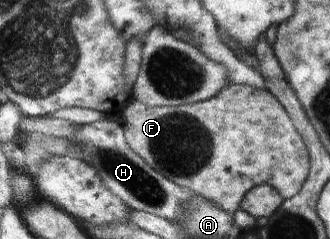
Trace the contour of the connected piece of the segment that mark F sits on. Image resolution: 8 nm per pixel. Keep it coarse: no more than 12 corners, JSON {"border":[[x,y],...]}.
{"border":[[270,91],[120,112],[128,146],[230,214],[299,194],[310,150]]}

